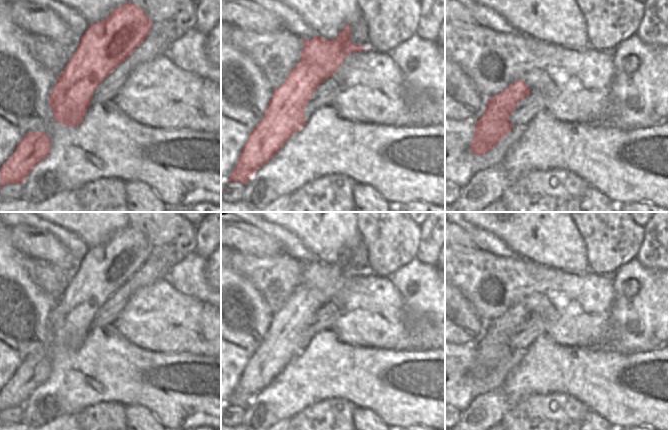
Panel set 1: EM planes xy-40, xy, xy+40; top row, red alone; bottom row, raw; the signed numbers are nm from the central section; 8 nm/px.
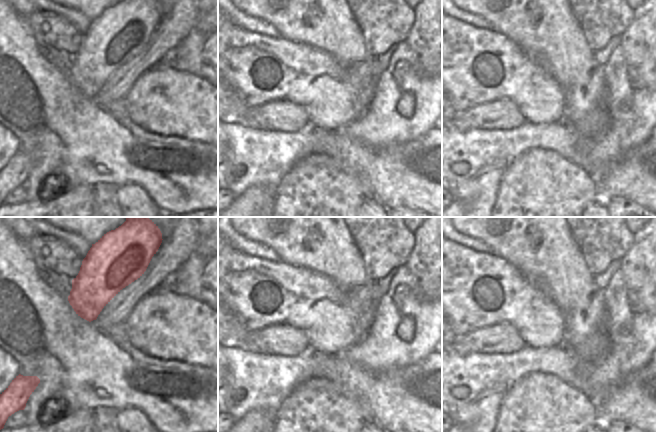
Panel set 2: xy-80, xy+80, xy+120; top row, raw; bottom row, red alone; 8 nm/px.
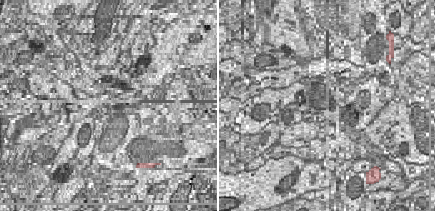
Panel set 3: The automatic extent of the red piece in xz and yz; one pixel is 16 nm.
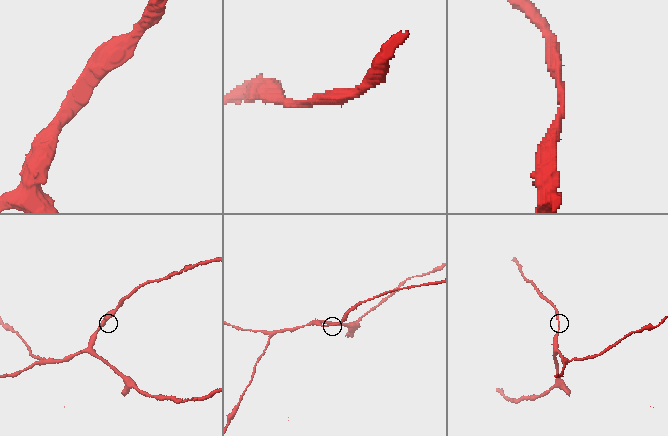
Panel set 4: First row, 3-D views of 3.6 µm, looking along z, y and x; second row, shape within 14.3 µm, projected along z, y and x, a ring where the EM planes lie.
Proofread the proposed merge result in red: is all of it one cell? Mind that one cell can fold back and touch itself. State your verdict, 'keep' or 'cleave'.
keep

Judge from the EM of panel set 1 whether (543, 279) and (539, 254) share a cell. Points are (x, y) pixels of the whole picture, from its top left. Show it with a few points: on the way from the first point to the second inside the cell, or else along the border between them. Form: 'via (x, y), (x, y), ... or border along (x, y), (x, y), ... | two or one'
border along (519, 256), (564, 271) | two

